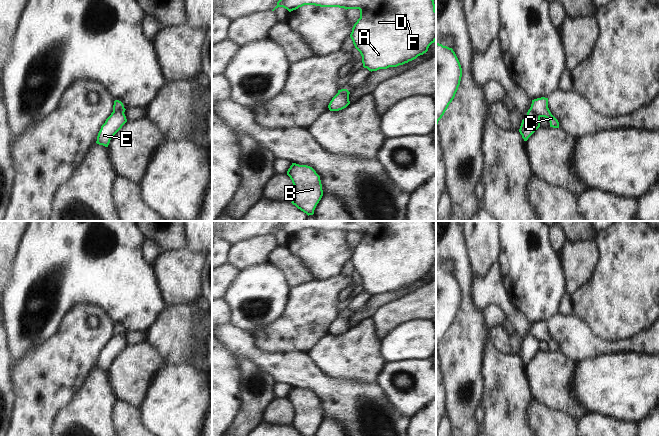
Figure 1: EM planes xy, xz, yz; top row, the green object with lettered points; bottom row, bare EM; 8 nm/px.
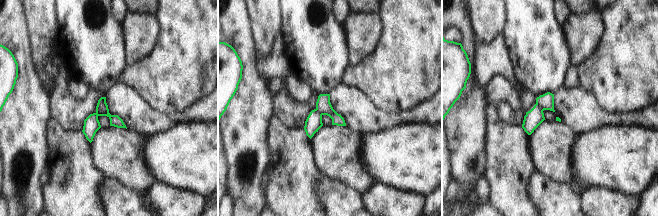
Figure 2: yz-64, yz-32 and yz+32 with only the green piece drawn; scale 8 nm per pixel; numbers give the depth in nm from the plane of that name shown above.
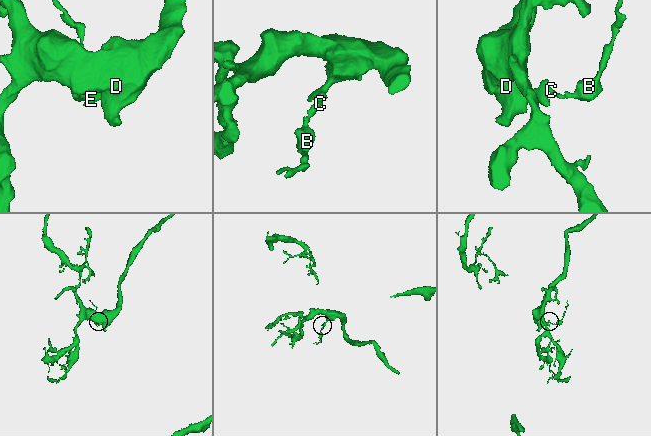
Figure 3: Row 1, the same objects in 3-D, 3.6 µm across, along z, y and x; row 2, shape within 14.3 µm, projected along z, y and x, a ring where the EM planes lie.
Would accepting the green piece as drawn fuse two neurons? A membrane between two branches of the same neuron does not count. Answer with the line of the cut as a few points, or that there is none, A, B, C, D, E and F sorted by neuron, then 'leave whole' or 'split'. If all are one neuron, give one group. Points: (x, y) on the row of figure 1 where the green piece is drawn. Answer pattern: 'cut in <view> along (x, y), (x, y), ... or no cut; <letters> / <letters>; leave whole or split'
cut in xy along (123, 107), (113, 111); A D E F / B C; split

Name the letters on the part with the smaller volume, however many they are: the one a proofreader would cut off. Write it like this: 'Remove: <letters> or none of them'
Remove: B, C

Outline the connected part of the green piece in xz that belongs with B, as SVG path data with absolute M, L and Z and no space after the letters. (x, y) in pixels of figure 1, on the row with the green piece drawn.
M292 163L287 175L294 185L292 204L306 213L314 214L314 210L323 196L320 176L307 165Z

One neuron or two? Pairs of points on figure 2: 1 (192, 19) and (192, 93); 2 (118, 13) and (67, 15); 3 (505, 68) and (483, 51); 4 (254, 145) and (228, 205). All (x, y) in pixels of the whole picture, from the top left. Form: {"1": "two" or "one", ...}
{"1": "one", "2": "two", "3": "one", "4": "two"}

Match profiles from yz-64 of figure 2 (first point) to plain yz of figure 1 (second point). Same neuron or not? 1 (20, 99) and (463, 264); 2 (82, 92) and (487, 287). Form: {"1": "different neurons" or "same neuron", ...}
{"1": "same neuron", "2": "same neuron"}

